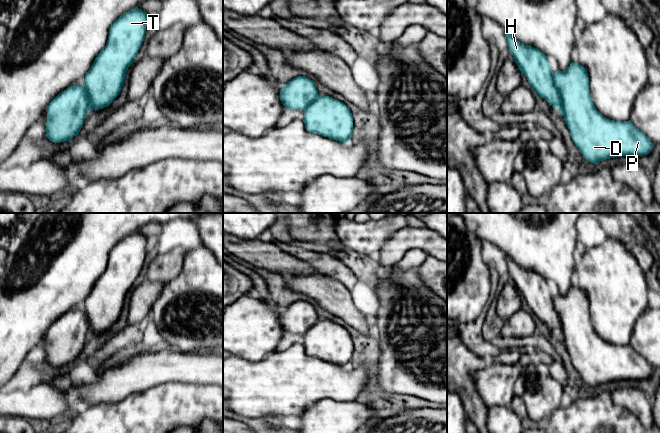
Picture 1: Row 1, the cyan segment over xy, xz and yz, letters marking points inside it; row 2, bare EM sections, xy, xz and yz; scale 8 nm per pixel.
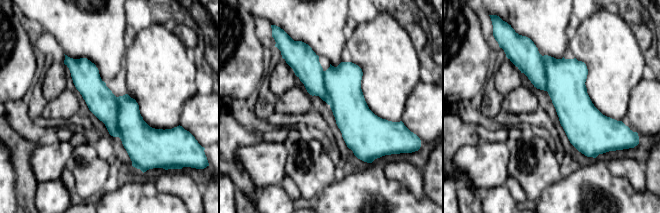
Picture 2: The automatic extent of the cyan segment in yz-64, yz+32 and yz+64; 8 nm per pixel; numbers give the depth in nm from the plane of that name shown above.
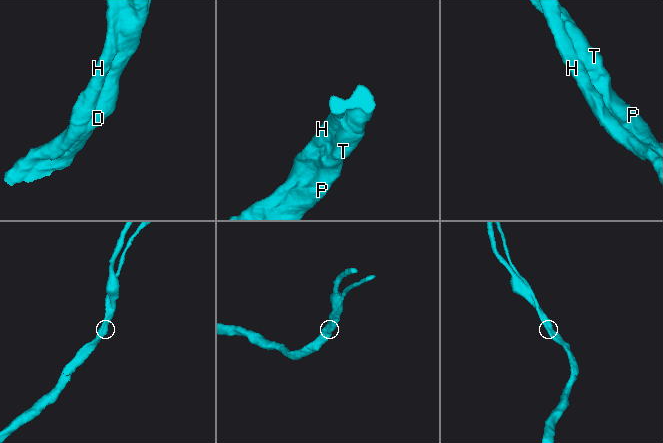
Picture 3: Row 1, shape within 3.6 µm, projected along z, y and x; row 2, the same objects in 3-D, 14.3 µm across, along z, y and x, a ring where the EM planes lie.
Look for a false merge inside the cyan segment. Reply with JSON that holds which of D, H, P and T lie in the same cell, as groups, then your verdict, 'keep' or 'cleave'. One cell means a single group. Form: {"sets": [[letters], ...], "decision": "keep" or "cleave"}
{"sets": [["D", "H", "P", "T"]], "decision": "keep"}

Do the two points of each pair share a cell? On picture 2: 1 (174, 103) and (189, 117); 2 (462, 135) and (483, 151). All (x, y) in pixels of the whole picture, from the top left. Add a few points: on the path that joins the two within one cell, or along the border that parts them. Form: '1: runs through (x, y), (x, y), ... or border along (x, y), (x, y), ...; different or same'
1: border along (196, 92), (184, 104), (179, 124); different
2: border along (480, 140), (475, 144), (462, 146), (454, 157); different

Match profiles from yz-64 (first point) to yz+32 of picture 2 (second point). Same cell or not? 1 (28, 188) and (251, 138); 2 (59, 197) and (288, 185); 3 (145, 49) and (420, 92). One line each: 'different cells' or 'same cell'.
1: same cell
2: different cells
3: different cells

